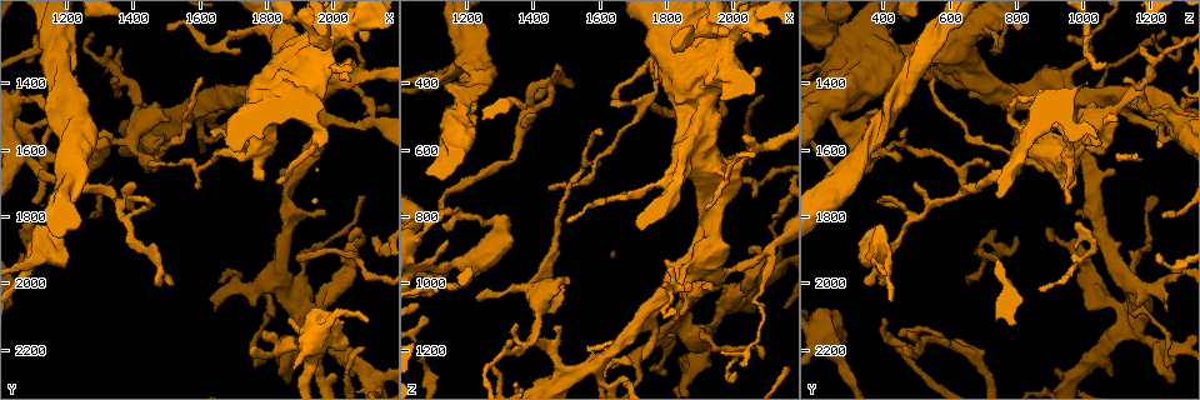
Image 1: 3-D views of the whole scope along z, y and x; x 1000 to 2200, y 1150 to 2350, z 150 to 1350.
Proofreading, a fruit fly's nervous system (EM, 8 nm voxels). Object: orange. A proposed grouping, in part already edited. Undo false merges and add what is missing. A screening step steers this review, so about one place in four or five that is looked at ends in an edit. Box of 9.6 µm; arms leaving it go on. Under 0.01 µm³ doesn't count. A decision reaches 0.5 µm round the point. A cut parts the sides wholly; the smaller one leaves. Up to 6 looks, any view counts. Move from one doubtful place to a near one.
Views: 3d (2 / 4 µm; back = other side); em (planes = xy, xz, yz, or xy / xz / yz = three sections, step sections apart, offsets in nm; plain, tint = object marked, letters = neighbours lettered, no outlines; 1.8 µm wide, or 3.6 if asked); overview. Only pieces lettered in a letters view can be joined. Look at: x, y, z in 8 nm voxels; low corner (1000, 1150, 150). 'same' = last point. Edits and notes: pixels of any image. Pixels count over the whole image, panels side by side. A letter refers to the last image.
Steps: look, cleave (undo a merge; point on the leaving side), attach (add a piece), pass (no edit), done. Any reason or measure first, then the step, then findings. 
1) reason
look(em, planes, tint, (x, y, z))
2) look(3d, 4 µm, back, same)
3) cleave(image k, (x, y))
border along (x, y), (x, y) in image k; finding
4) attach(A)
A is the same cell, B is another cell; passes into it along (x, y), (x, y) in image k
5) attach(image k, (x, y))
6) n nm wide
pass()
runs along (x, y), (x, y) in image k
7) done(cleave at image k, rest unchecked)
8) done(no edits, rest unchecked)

look(em, planes, letters, (1860, 2110, 400))

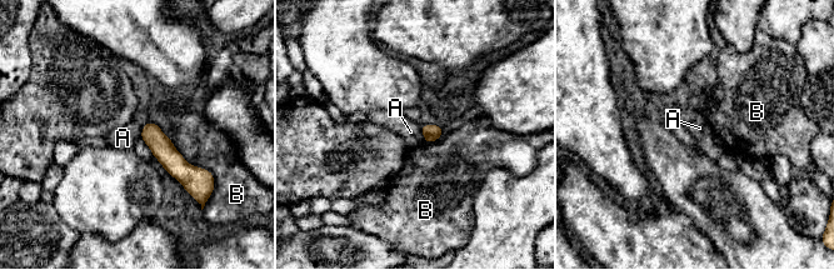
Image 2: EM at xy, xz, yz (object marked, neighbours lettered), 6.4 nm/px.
B touches over 340 nm
pass()
A and B are other cells; runs along (148, 126), (186, 175), (186, 184) in image 2; none of them fits

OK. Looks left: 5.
small branch off a trunk
look(em, planes, letters, (1990, 1260, 240))

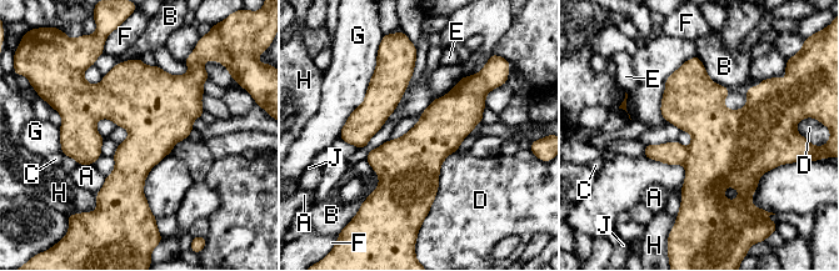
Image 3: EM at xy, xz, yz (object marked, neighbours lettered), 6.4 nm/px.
320 nm wide
pass()
A, B, C, D, E, F, G, H and J are other cells; border along (455, 151), (442, 164), (424, 217) in image 3; one cell here

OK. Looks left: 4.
abrupt turn
look(3d, 2 µm, (1580, 1490, 1240))

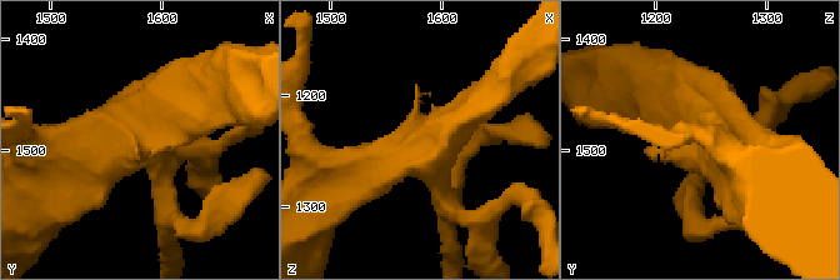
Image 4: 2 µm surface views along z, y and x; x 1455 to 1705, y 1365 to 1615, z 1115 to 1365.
4 arms; now the EM
look(em, xy, step 8, letters, (1572, 1482, 1250))

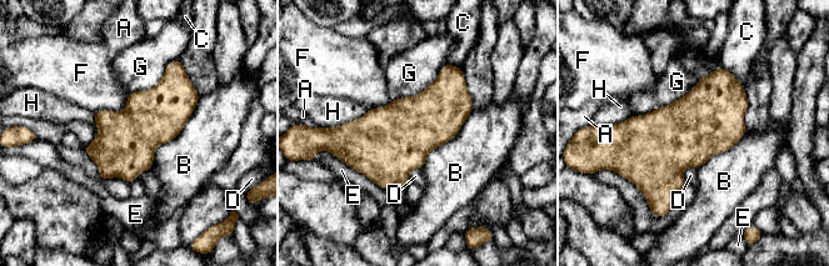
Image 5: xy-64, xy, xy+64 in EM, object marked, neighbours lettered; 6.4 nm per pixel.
380 nm wide
pass()
A, B, C, D, E, F, G and H are other cells; border along (697, 166), (684, 170), (684, 182) in image 5; all the same cell

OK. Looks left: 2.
done(no edits, rest unchecked)

